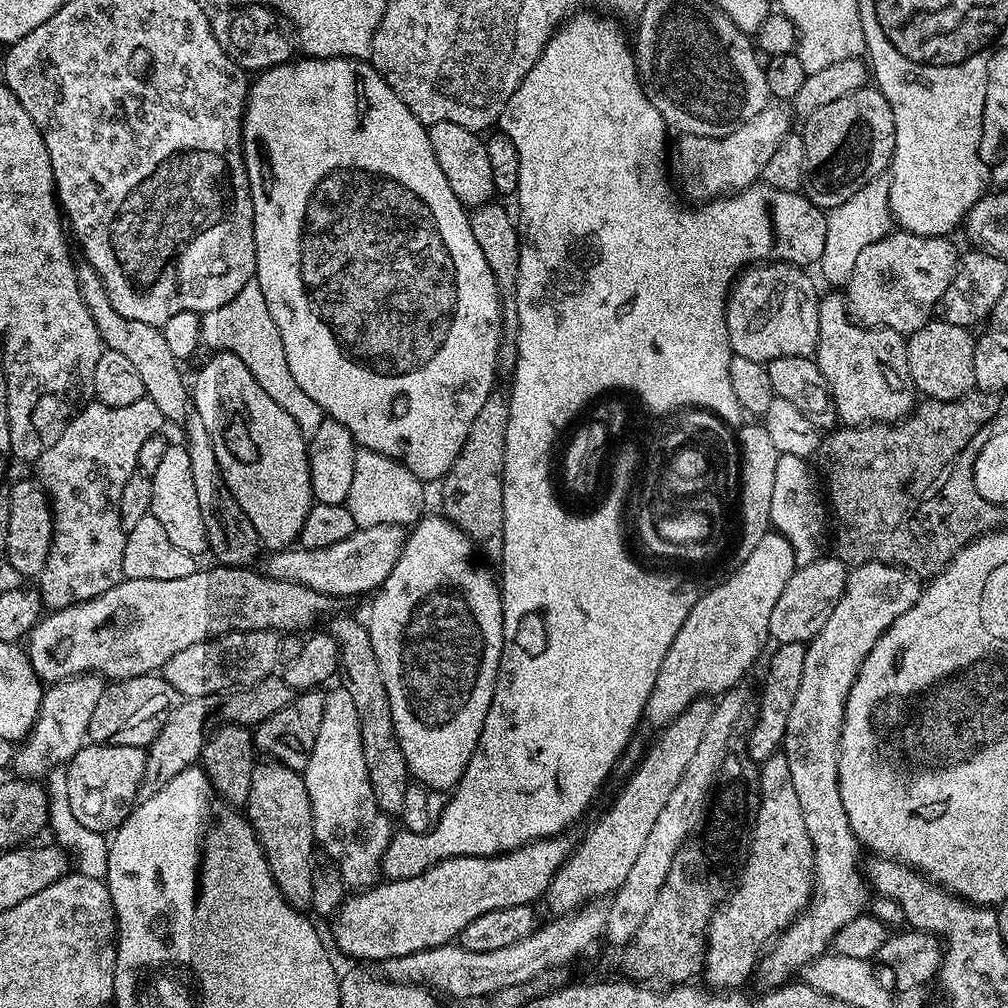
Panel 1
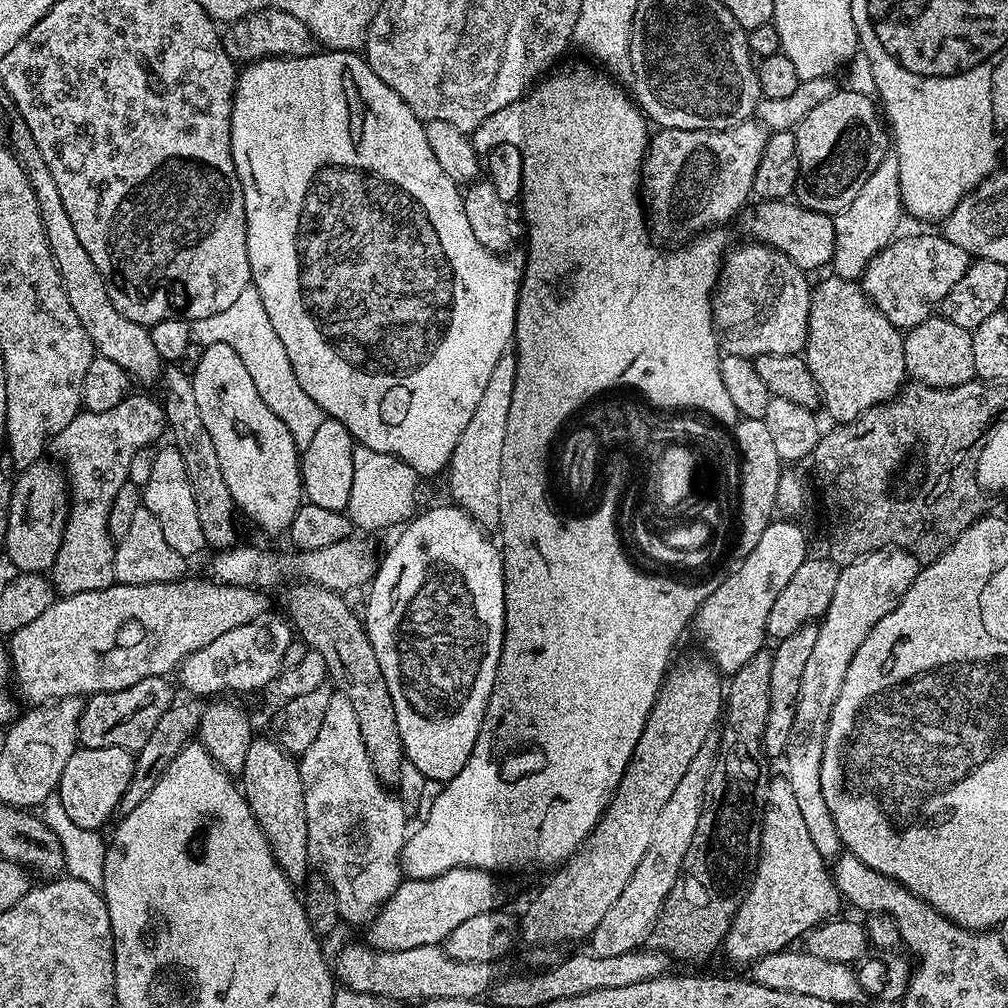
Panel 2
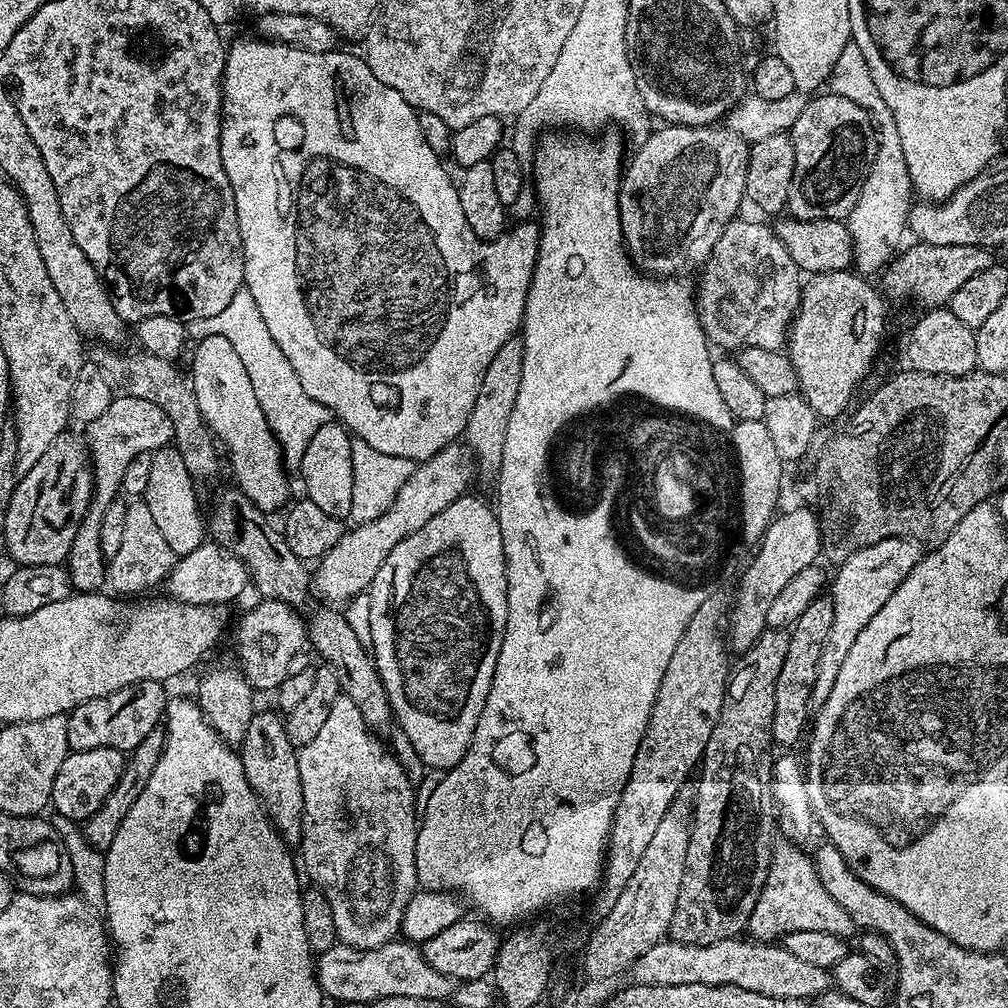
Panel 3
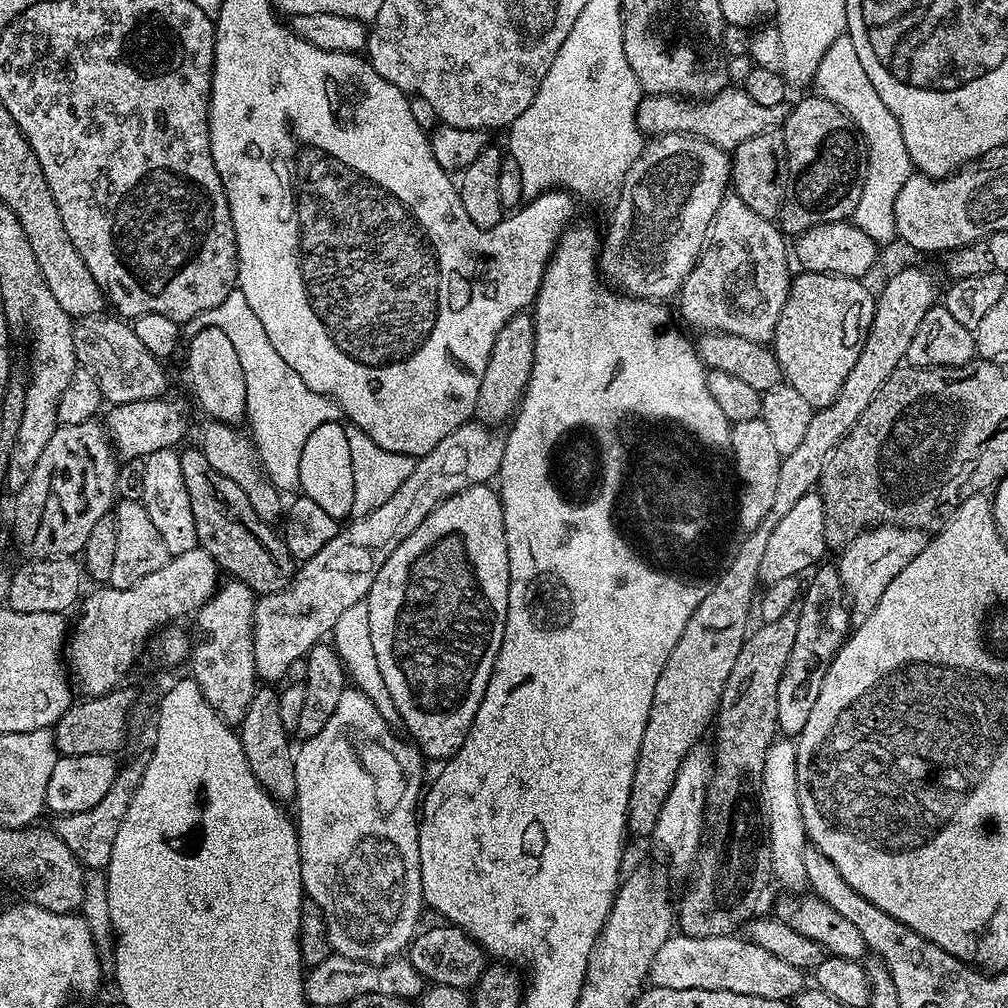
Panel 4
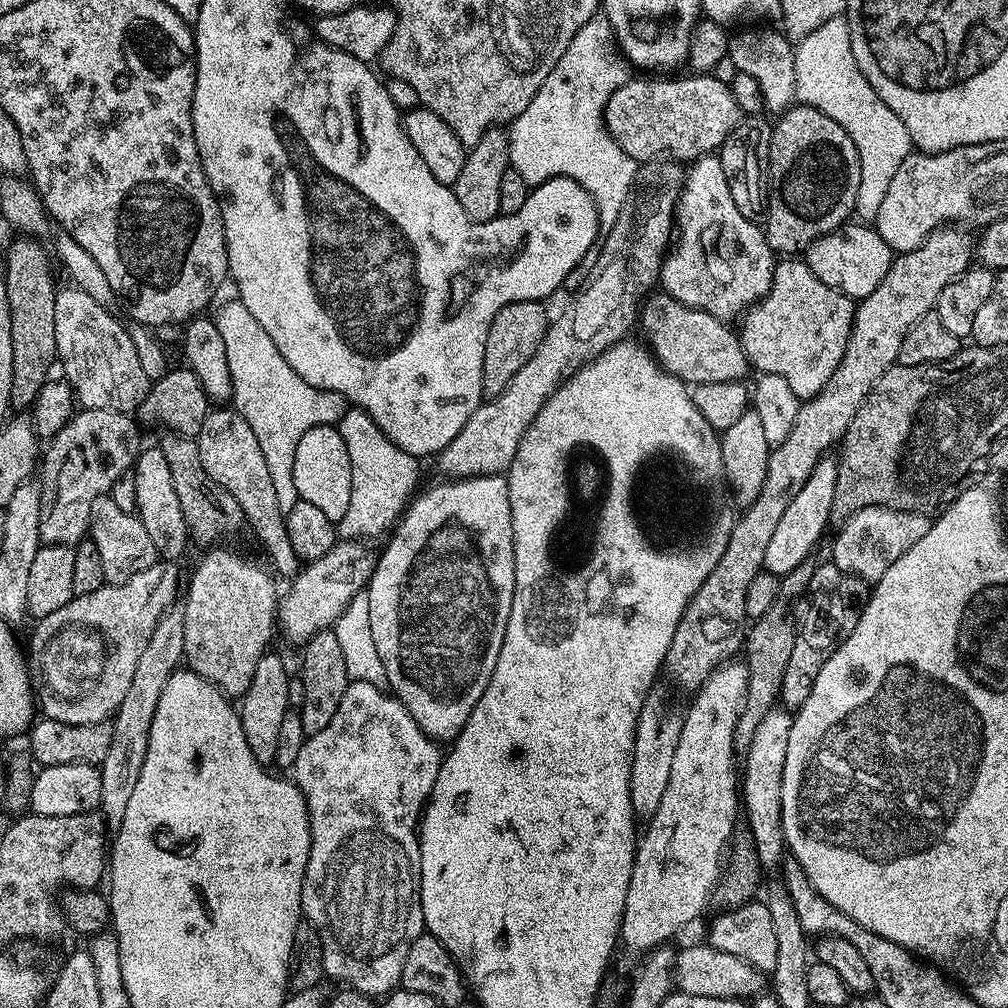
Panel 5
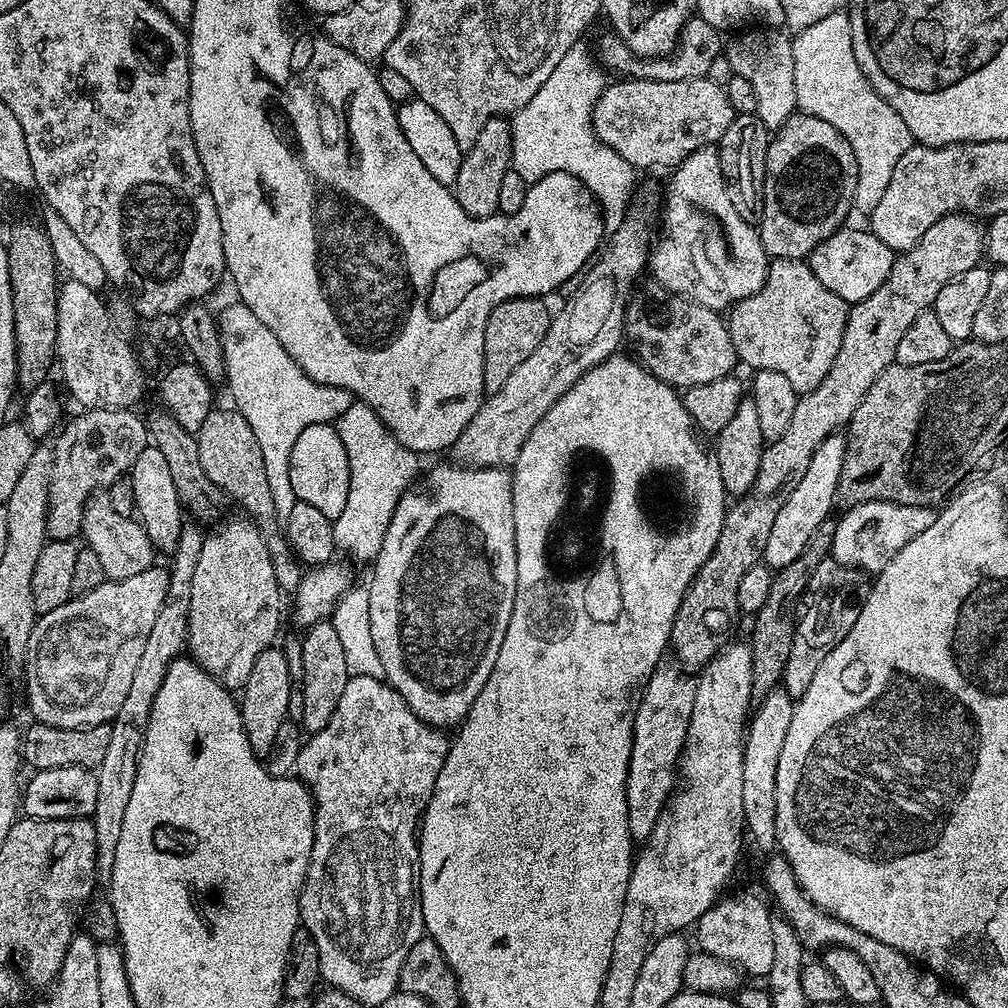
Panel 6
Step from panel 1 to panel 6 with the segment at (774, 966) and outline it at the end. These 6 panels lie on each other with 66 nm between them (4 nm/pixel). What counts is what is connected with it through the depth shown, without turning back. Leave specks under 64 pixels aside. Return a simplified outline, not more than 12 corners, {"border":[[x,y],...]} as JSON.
{"border":[[875,500],[835,521],[831,559],[878,574],[936,512]]}

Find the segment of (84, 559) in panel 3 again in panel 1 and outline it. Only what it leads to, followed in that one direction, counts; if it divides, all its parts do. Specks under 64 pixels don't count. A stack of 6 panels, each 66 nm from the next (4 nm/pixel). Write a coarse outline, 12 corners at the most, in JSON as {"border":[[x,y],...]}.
{"border":[[91,402],[37,458],[52,506],[45,609],[124,579],[118,502],[166,424]]}

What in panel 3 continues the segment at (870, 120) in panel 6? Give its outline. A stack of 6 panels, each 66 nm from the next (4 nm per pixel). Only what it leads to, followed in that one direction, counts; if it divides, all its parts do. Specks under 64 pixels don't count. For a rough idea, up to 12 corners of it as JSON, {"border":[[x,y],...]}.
{"border":[[850,42],[830,92],[876,125],[874,162],[846,221],[855,271],[897,255],[914,203],[890,106]]}

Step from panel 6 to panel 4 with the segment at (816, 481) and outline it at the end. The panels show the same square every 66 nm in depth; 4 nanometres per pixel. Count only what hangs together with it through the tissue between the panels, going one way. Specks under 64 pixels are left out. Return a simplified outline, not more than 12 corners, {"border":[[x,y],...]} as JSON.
{"border":[[808,492],[774,526],[760,580],[800,576],[825,559],[824,507]]}

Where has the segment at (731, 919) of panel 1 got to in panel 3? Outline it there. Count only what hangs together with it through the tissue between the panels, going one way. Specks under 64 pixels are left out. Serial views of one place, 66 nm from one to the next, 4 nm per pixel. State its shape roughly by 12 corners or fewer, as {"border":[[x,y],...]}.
{"border":[[799,843],[772,845],[748,919],[757,942],[858,927]]}

